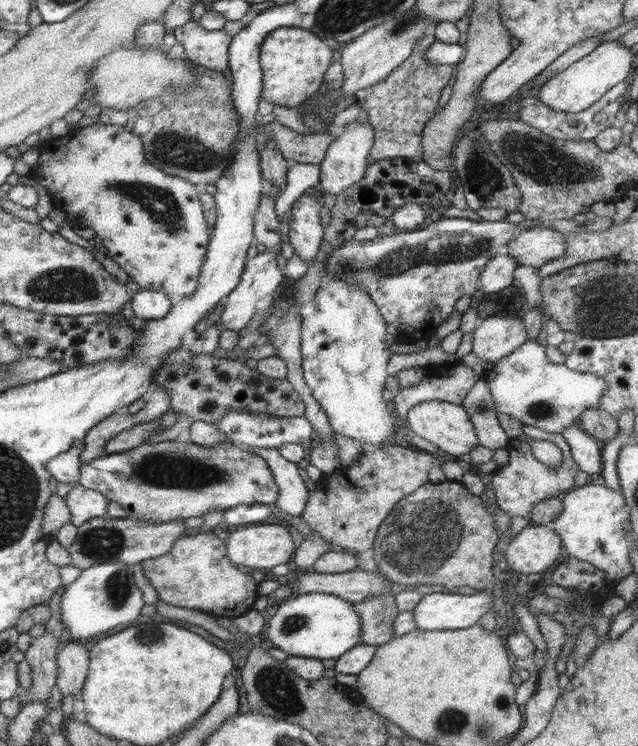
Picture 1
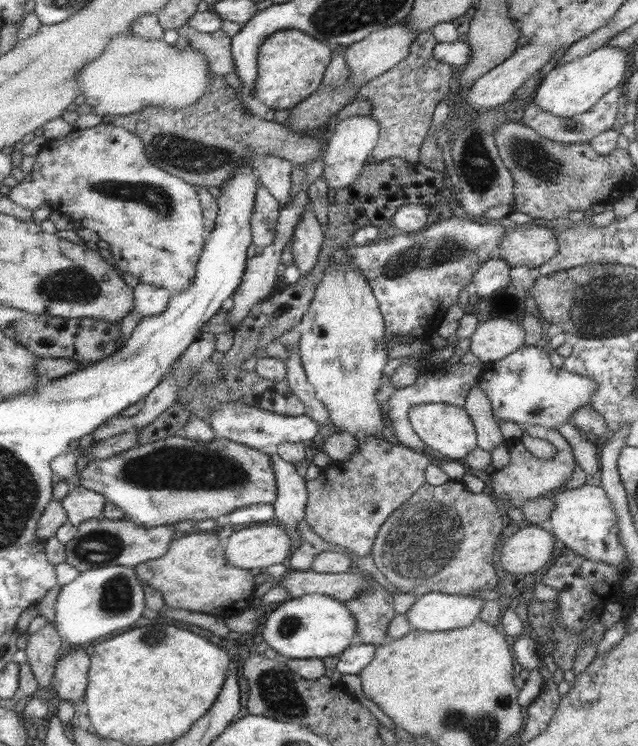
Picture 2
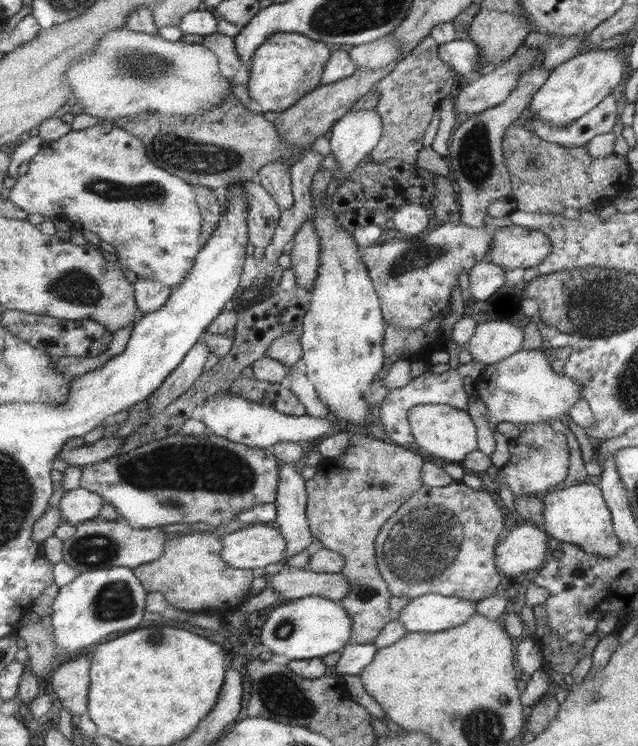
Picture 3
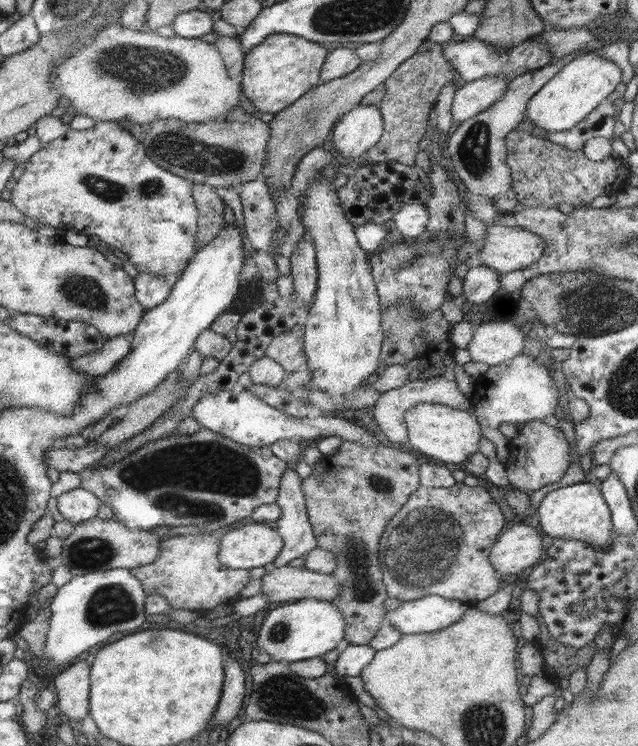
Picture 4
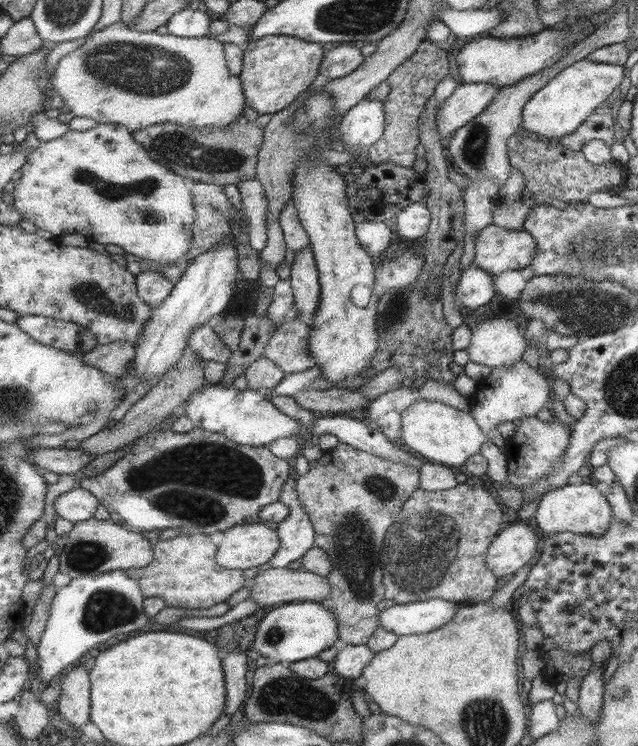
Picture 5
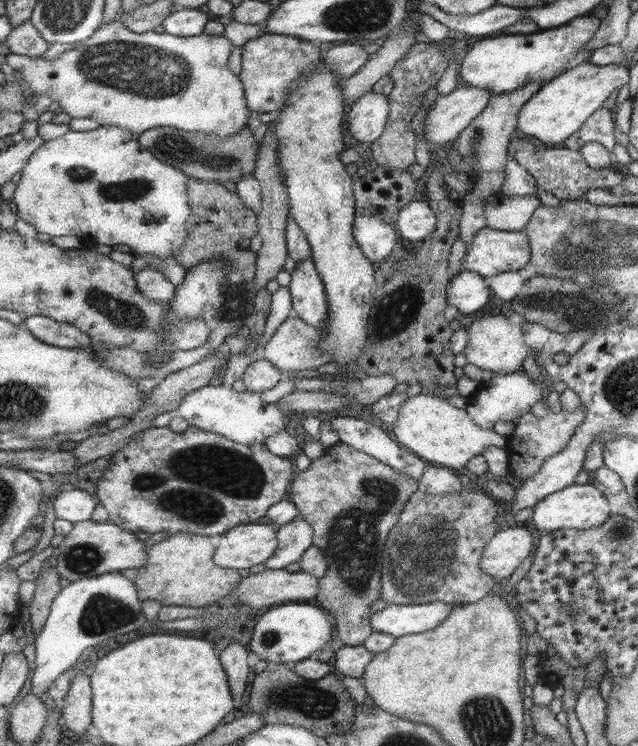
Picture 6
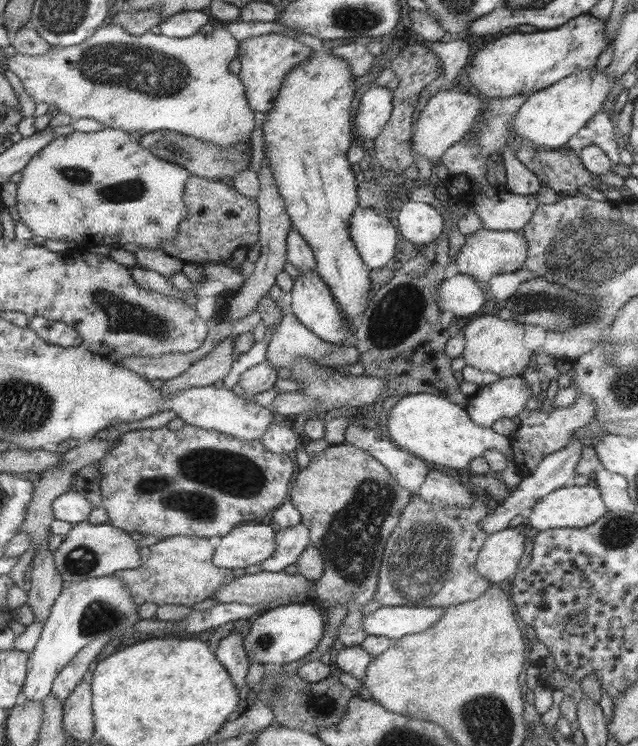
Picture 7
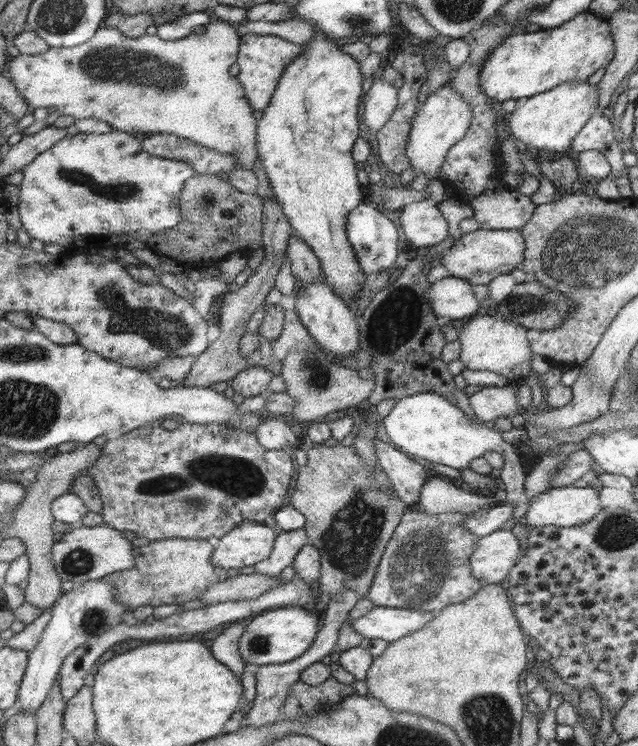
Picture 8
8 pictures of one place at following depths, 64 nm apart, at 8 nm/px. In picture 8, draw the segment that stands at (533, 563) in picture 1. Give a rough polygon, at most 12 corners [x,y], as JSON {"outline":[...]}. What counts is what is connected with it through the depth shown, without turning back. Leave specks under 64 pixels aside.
{"outline":[[510,529],[483,536],[470,558],[471,576],[503,584],[519,561]]}

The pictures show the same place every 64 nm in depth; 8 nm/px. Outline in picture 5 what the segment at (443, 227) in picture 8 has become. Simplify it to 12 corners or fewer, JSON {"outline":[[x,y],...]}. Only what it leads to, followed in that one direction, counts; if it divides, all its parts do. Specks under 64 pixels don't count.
{"outline":[[423,202],[396,214],[396,233],[415,238],[427,233],[430,214]]}

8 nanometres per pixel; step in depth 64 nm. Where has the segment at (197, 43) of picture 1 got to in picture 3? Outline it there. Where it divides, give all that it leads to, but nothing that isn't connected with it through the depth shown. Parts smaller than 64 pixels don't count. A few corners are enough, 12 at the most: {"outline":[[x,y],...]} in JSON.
{"outline":[[217,31],[200,45],[217,59],[221,79],[232,78],[241,65],[232,38]]}

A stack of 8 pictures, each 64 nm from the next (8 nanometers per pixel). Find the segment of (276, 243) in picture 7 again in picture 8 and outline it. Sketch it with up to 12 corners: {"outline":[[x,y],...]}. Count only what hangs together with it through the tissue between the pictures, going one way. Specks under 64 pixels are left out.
{"outline":[[263,199],[263,258],[224,294],[215,336],[181,387],[226,382],[249,365],[245,323],[286,259],[293,231],[279,201]]}

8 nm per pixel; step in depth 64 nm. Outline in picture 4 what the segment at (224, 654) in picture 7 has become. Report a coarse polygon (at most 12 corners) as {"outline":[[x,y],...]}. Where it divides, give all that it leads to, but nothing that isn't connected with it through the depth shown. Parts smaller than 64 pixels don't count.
{"outline":[[237,661],[226,666],[223,694],[207,728],[225,727],[245,696],[244,671]]}

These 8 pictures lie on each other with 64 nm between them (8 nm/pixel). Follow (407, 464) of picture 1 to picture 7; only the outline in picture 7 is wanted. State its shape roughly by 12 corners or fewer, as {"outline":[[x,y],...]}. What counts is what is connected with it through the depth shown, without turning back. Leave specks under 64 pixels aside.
{"outline":[[343,443],[309,457],[288,502],[310,529],[337,642],[366,638],[386,540],[409,492]]}

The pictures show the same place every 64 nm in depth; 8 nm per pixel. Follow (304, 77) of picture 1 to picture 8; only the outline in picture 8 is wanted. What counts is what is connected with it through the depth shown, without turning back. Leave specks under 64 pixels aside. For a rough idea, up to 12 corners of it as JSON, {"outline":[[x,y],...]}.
{"outline":[[273,35],[239,37],[236,79],[265,110],[304,45]]}

